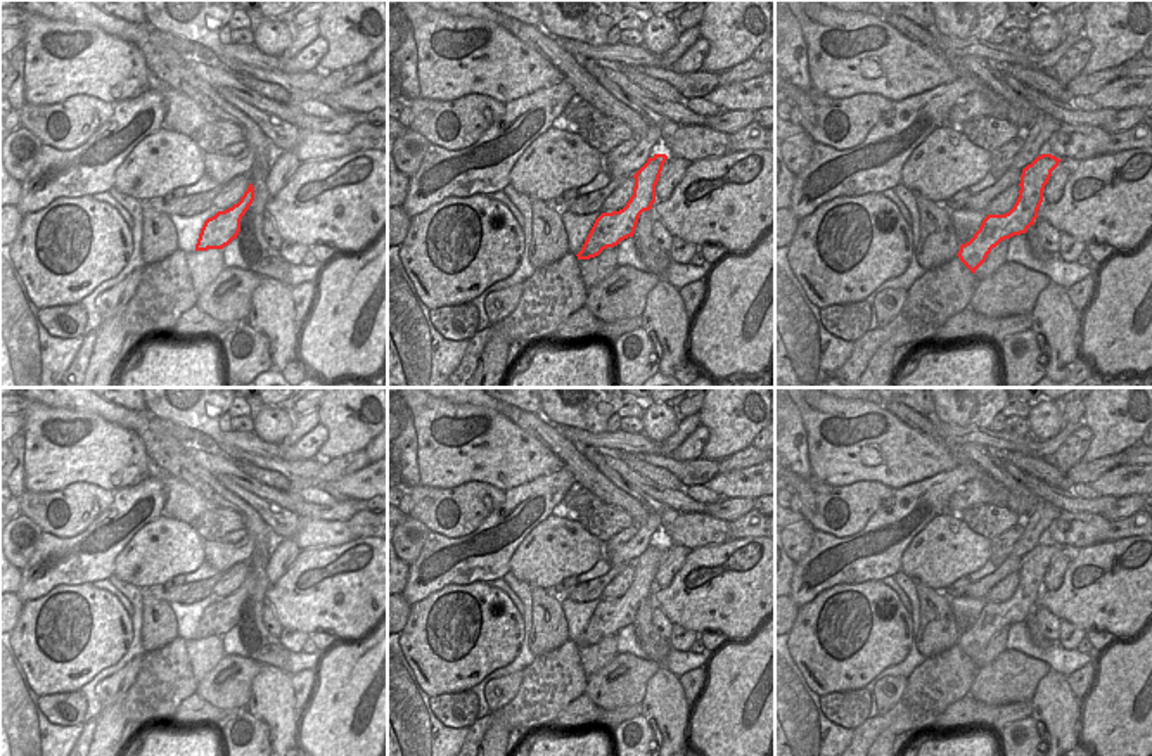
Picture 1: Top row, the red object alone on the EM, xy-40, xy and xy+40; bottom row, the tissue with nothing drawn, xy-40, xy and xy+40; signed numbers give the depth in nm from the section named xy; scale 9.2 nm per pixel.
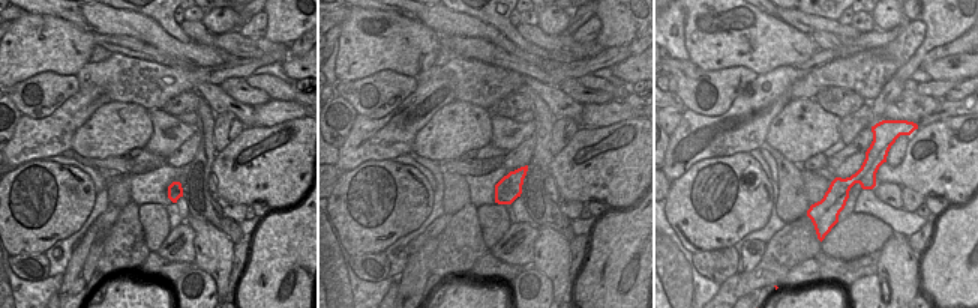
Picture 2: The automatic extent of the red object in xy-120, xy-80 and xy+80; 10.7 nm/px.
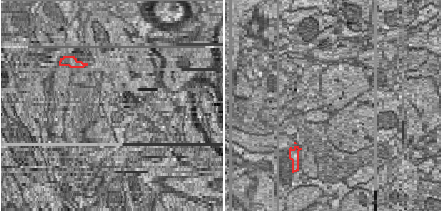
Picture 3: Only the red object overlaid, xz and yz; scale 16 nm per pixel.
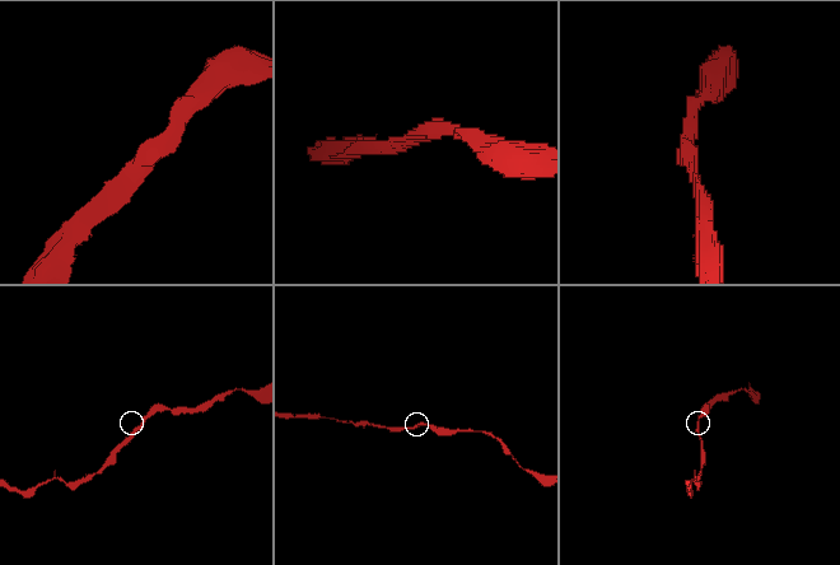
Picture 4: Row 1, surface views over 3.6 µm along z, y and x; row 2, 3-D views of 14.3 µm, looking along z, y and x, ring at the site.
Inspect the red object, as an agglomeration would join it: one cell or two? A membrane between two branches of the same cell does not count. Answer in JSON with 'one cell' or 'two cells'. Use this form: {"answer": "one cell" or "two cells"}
{"answer": "one cell"}

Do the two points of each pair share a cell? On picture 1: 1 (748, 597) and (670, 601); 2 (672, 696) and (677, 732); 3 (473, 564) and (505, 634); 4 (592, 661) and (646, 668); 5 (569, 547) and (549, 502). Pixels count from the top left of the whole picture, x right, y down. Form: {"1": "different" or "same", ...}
{"1": "same", "2": "same", "3": "different", "4": "different", "5": "different"}

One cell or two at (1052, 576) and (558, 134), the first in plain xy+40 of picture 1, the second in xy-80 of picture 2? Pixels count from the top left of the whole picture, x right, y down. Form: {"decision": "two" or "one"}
{"decision": "one"}

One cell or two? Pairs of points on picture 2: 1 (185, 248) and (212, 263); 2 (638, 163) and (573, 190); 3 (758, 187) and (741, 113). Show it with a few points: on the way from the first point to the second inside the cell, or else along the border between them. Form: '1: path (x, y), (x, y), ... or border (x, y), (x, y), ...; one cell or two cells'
1: border (185, 221), (194, 232), (194, 262); two cells
2: path (621, 163), (600, 164), (590, 173); one cell
3: border (749, 152), (735, 152), (714, 158); two cells

